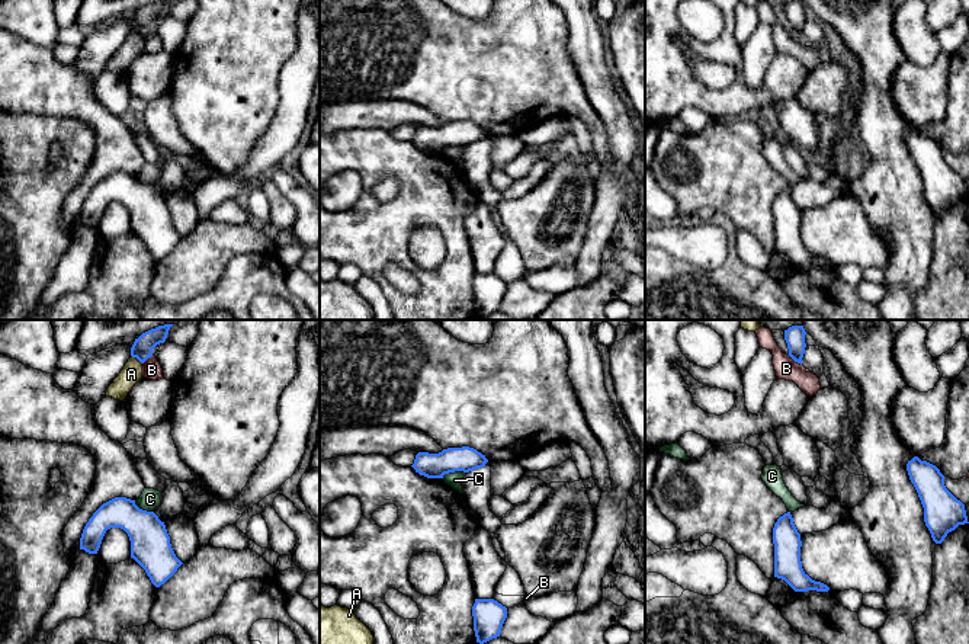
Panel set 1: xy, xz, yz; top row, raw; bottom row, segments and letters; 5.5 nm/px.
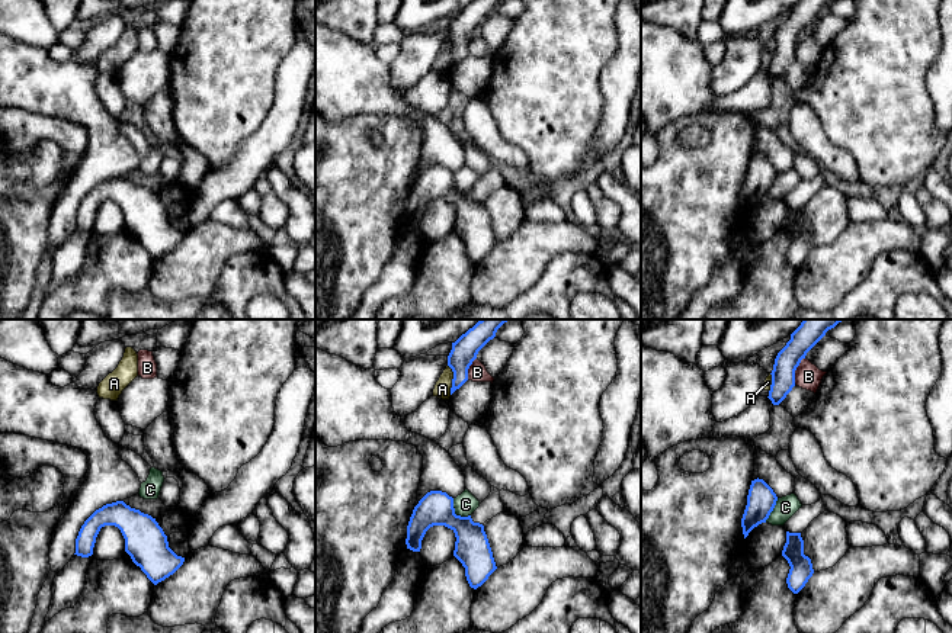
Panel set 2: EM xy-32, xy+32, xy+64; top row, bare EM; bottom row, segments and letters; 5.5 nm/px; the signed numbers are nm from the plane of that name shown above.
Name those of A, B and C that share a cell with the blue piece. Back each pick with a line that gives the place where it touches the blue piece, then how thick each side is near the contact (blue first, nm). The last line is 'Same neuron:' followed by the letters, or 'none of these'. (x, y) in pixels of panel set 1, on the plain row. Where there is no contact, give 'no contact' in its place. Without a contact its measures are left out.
Same neuron: none of these

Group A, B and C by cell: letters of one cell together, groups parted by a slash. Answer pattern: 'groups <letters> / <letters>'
groups A / B / C

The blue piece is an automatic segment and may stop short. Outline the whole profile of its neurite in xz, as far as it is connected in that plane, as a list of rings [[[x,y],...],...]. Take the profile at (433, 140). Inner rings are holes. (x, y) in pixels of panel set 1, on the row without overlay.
[[[447,122],[439,128],[418,126],[411,140],[415,147],[427,153],[443,153],[445,148],[469,147],[484,142],[488,134],[474,122]]]

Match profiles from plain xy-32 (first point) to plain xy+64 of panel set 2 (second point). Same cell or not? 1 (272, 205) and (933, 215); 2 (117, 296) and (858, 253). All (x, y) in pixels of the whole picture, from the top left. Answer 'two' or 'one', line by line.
1: one
2: two

